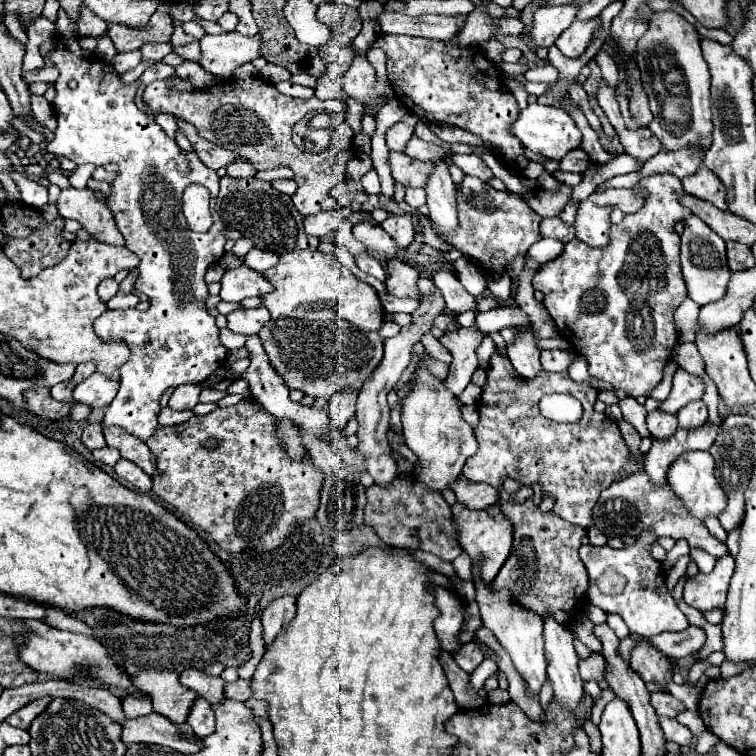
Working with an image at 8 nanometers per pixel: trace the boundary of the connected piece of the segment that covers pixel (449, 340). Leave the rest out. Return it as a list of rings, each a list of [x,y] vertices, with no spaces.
[[[475,326],[459,328],[459,330],[455,330],[451,334],[443,334],[439,338],[439,342],[453,356],[453,362],[449,364],[449,376],[445,382],[447,382],[447,388],[453,390],[455,396],[459,396],[465,390],[465,386],[471,382],[473,372],[479,366],[477,348],[483,338],[485,338],[485,334],[481,330],[477,330]]]

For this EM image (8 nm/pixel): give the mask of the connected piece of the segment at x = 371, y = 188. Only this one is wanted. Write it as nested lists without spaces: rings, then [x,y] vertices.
[[[371,170],[371,172],[367,172],[365,176],[363,176],[363,188],[369,195],[379,195],[381,193],[381,185],[379,181],[379,176],[377,176],[377,172],[375,170]]]

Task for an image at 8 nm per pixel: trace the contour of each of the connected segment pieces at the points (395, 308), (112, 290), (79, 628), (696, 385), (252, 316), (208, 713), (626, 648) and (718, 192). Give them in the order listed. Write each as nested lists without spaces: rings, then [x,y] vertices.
[[[381,294],[379,300],[381,300],[385,312],[407,312],[407,314],[411,314],[419,306],[419,300],[399,300],[399,298],[393,298],[391,294]]]
[[[113,278],[103,280],[103,282],[97,286],[97,294],[99,294],[99,298],[101,298],[103,302],[111,300],[111,298],[117,294],[117,290],[119,290],[119,284],[117,284]]]
[[[47,608],[47,624],[49,626],[55,626],[55,628],[65,628],[65,630],[71,630],[71,632],[79,632],[79,634],[85,634],[85,636],[93,636],[91,628],[85,626],[81,620],[65,614],[63,610],[57,610],[57,608]]]
[[[677,368],[675,376],[673,376],[673,390],[669,394],[669,398],[661,404],[661,410],[669,412],[669,414],[677,414],[677,410],[693,400],[701,400],[705,392],[705,382],[697,376],[687,374],[683,368]]]
[[[237,308],[235,312],[231,312],[227,316],[227,328],[235,334],[243,334],[243,336],[253,336],[259,334],[259,330],[269,322],[269,310],[255,308],[255,310],[245,310],[245,308]]]
[[[197,698],[197,702],[193,704],[193,710],[189,712],[187,724],[193,726],[199,738],[205,738],[215,732],[215,712],[205,698]]]
[[[631,634],[631,636],[627,636],[627,638],[623,638],[623,640],[621,640],[619,652],[621,652],[621,656],[623,656],[625,660],[629,660],[629,652],[631,652],[631,650],[633,650],[633,646],[639,642],[639,638],[641,638],[641,636]]]
[[[701,166],[693,176],[685,176],[681,180],[681,184],[683,184],[685,194],[691,194],[691,196],[701,198],[701,200],[707,200],[713,206],[717,206],[721,210],[727,210],[725,188],[721,186],[721,180],[709,168]]]

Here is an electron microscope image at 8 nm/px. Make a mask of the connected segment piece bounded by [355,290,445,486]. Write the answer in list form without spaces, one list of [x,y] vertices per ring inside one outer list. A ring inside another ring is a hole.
[[[433,292],[433,294],[425,294],[421,296],[421,306],[411,314],[413,322],[411,326],[403,326],[401,332],[393,338],[387,338],[385,340],[385,354],[383,354],[383,360],[381,364],[373,370],[373,374],[369,374],[369,378],[363,382],[363,388],[359,392],[359,400],[357,400],[357,420],[359,420],[359,452],[365,456],[365,462],[367,462],[367,472],[373,476],[373,480],[377,484],[387,484],[395,478],[397,474],[397,464],[395,460],[389,456],[391,452],[391,446],[387,442],[387,430],[389,430],[389,404],[387,404],[387,394],[395,388],[399,376],[403,374],[403,370],[407,368],[407,364],[411,362],[411,350],[413,346],[421,340],[423,334],[427,334],[433,326],[433,320],[443,314],[445,310],[445,300],[441,296],[441,292]]]

